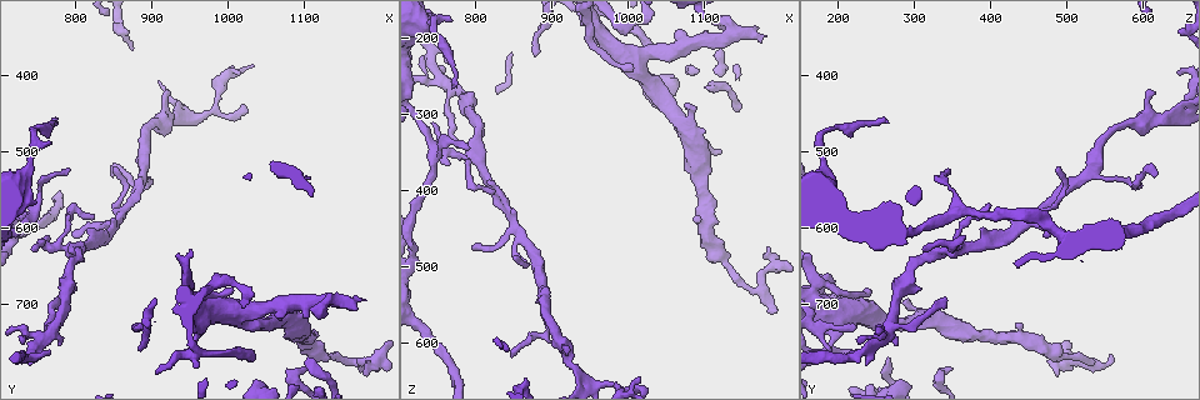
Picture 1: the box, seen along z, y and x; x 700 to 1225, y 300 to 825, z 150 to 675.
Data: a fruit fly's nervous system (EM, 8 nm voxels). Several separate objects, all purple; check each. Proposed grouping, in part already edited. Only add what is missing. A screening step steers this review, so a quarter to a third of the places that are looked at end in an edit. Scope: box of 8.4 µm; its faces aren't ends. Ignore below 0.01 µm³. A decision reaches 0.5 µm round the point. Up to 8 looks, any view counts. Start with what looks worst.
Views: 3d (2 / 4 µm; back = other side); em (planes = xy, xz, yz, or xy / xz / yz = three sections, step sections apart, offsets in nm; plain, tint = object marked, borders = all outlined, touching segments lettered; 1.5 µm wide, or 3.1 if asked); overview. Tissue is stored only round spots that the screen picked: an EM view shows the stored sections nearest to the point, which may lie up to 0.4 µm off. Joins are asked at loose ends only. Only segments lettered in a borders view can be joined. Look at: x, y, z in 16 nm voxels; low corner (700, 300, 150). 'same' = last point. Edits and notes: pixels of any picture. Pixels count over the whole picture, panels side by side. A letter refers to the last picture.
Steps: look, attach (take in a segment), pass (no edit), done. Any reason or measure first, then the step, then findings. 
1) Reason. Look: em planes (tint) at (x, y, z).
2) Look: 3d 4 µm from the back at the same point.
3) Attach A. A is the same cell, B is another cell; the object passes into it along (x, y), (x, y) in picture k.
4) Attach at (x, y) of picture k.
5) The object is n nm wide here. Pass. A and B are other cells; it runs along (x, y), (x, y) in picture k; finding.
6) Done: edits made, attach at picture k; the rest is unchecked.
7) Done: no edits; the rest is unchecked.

An open end. Look: 3d 4 µm at (775, 695, 345).

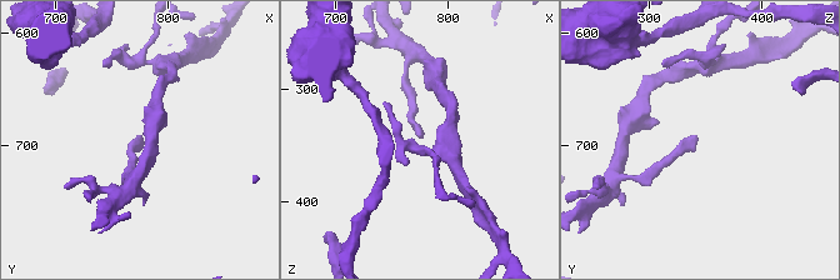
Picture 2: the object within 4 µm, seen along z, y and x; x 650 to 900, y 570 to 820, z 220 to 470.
Now the EM. Look: em planes (borders) at (778, 694, 342).

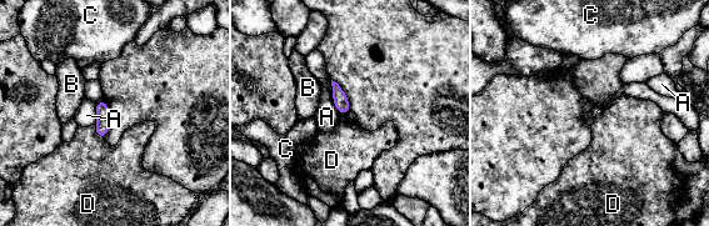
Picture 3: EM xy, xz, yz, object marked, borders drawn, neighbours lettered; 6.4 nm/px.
Pass. A, B, C and D are other cells; a border runs along (94, 125), (95, 132), (103, 139) in picture 3; none of them fits.

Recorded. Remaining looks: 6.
Thin end. Look: em yz step 8 (borders) at (850, 535, 620).

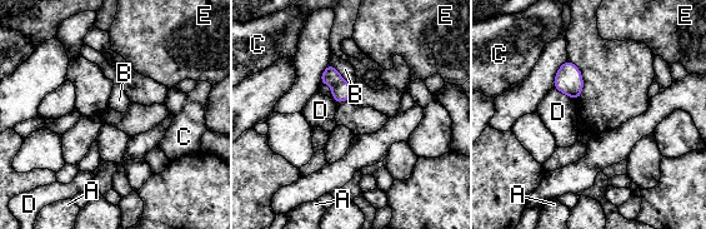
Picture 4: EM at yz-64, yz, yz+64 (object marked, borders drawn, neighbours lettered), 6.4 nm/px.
The object is 80 nm wide here. Pass. A, B, C, D and E are other cells; a border runs along (330, 63), (350, 85) in picture 4; no lettered segment goes on from it.

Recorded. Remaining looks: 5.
Tapers out. Look: em planes (tint) at (850, 520, 485).

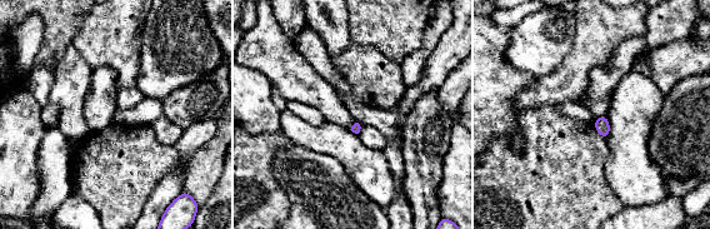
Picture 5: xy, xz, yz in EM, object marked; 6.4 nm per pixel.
See the neighbours. Look: em planes (borders) at the same point.

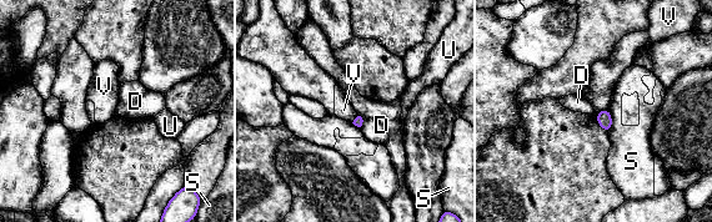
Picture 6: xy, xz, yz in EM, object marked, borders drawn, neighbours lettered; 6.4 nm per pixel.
Pass. D, S, U and V are other cells; none of them fits.

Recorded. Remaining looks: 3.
Tapers out. Look: em planes (borders) at (770, 455, 260).

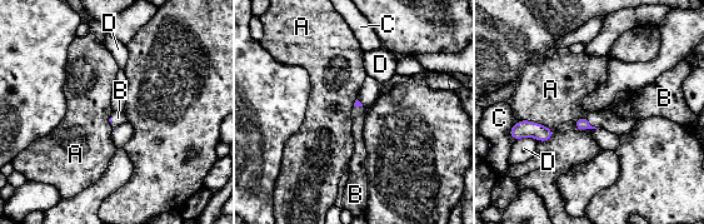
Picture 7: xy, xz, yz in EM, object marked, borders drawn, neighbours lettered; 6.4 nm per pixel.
Attach B. B is the same cell, A, C and D are other cells; the object passes into it along (583, 123), (588, 123), (608, 120) in picture 7; it goes on there.

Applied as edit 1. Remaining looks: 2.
Done: edits made, attach at picture 7; the rest is unchecked.

